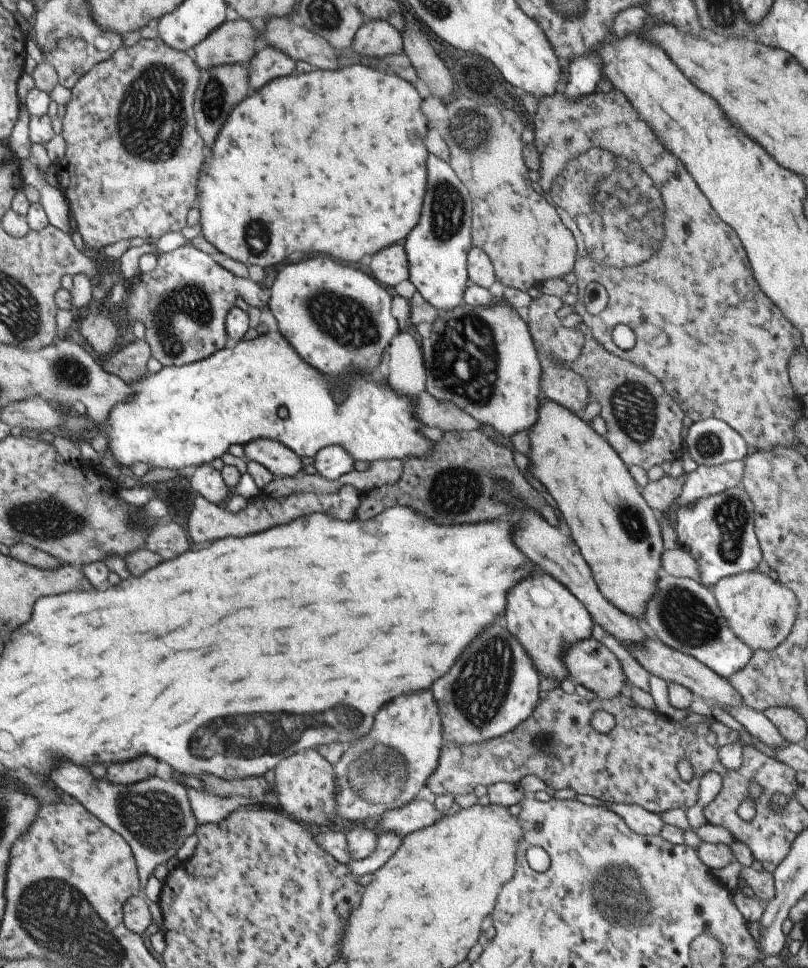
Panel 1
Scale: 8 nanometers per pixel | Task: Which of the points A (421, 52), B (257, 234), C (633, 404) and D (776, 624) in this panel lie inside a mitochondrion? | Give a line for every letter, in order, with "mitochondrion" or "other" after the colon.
A: other
B: mitochondrion
C: mitochondrion
D: mitochondrion

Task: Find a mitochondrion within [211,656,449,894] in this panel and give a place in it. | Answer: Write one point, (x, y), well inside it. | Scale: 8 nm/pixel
(377, 772)

